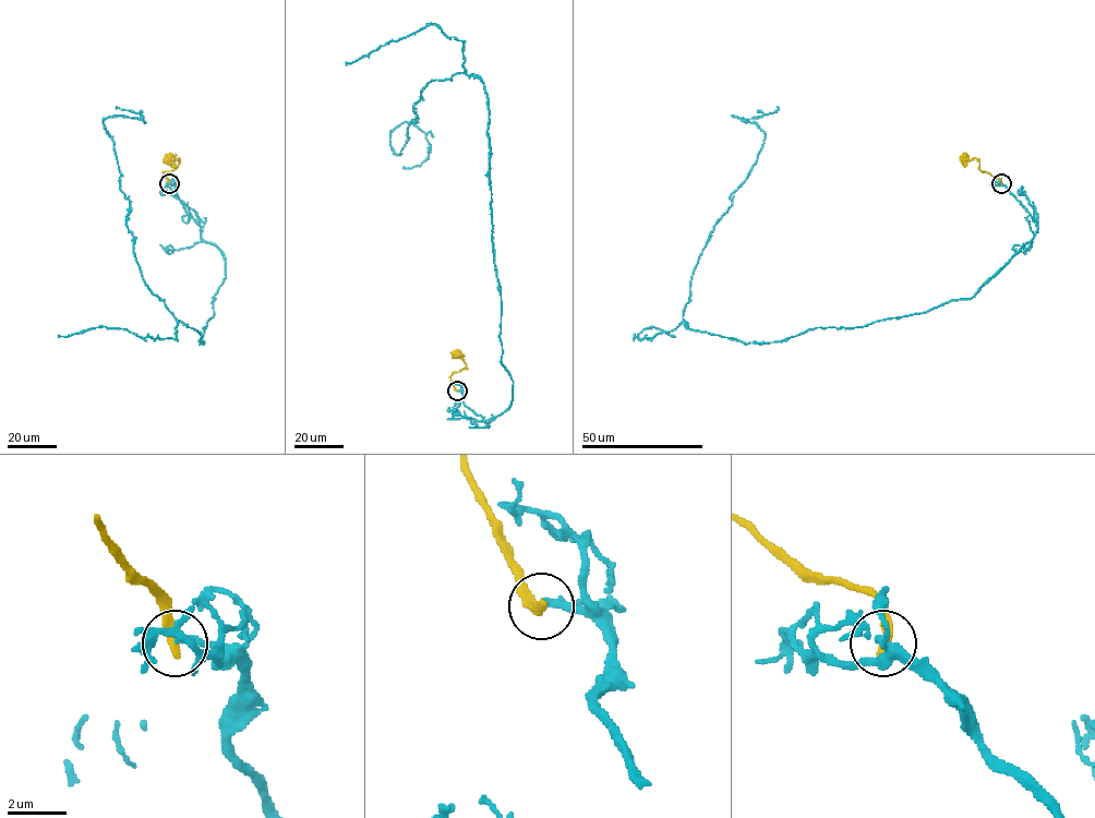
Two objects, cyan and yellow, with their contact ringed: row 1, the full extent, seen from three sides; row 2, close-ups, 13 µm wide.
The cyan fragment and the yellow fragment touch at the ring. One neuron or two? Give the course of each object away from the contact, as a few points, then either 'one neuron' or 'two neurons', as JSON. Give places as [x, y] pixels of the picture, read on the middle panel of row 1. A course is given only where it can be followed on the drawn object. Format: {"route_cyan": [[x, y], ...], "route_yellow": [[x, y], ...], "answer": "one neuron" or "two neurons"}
{"route_cyan": [[457, 391], [488, 426], [512, 400], [482, 82], [422, 88], [389, 140], [411, 122], [430, 153], [402, 167]], "route_yellow": [[457, 391], [450, 376], [467, 369], [458, 355]], "answer": "two neurons"}

